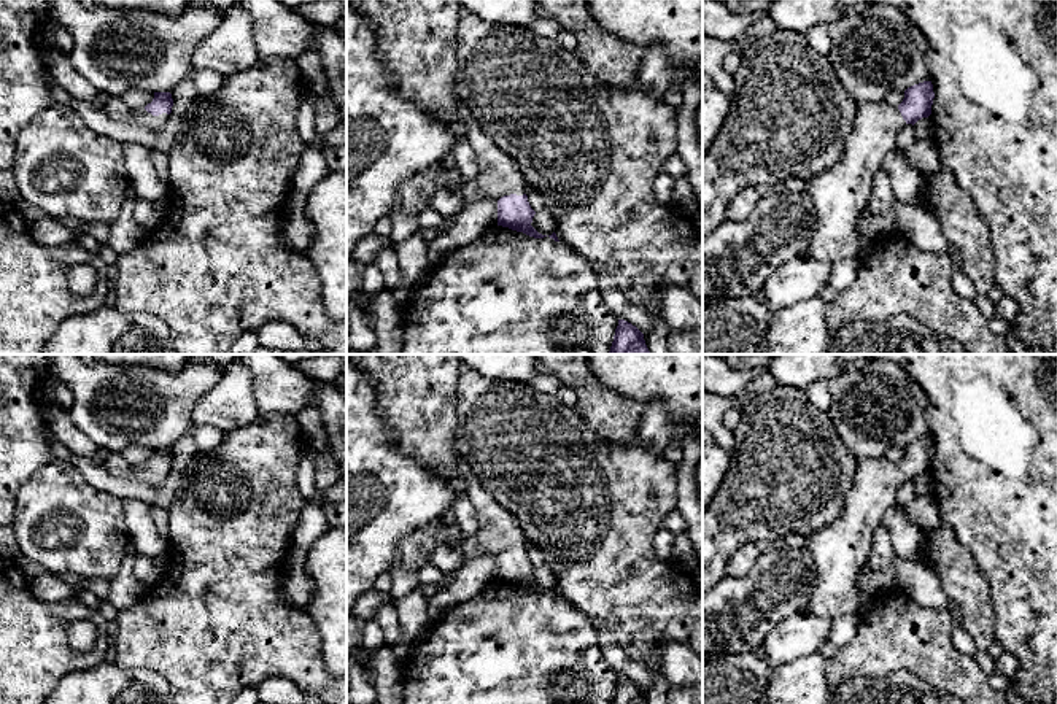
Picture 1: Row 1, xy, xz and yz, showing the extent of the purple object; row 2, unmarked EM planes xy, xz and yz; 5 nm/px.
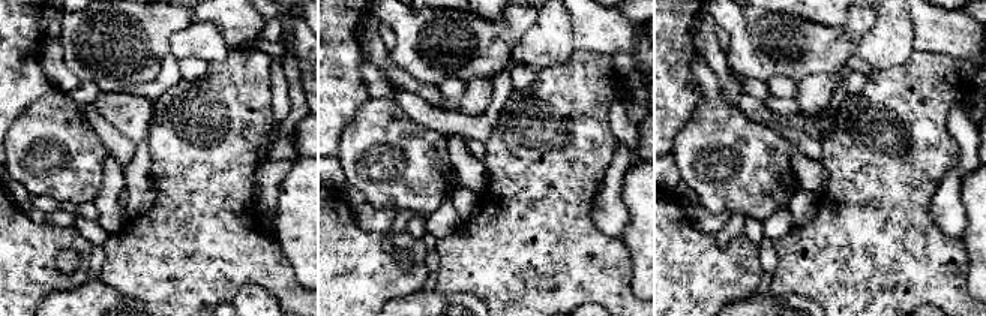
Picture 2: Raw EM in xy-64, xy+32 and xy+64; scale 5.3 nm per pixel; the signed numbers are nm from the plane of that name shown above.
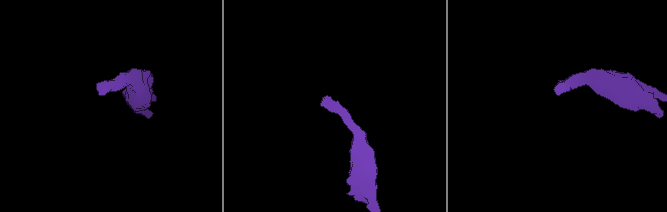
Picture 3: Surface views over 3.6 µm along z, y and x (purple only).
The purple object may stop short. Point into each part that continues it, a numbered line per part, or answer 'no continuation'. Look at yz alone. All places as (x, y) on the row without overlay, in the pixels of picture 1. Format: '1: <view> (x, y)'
1: yz (840, 550)

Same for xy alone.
1: xy (115, 463)

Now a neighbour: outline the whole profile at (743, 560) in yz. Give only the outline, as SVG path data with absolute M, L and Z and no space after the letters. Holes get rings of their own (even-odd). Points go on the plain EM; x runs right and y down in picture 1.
M749 542L734 550L734 553L728 558L728 564L725 572L731 577L744 577L747 575L761 555L761 547Z

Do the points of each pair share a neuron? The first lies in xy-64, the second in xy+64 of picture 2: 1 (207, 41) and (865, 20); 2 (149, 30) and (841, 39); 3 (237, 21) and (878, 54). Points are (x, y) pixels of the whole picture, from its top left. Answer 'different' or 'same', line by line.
1: different
2: same
3: different

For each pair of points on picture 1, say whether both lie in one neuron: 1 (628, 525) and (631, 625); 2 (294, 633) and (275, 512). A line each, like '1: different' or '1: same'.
1: same
2: same

